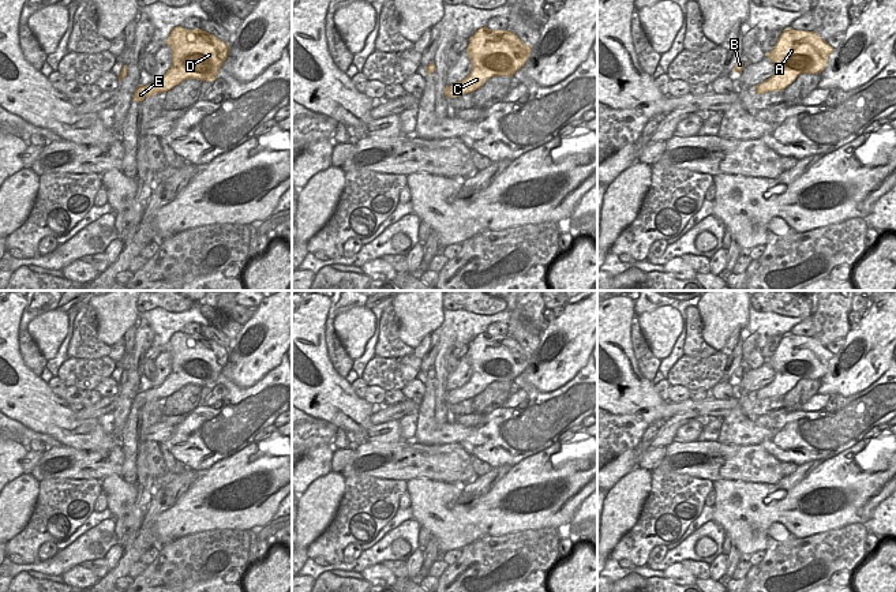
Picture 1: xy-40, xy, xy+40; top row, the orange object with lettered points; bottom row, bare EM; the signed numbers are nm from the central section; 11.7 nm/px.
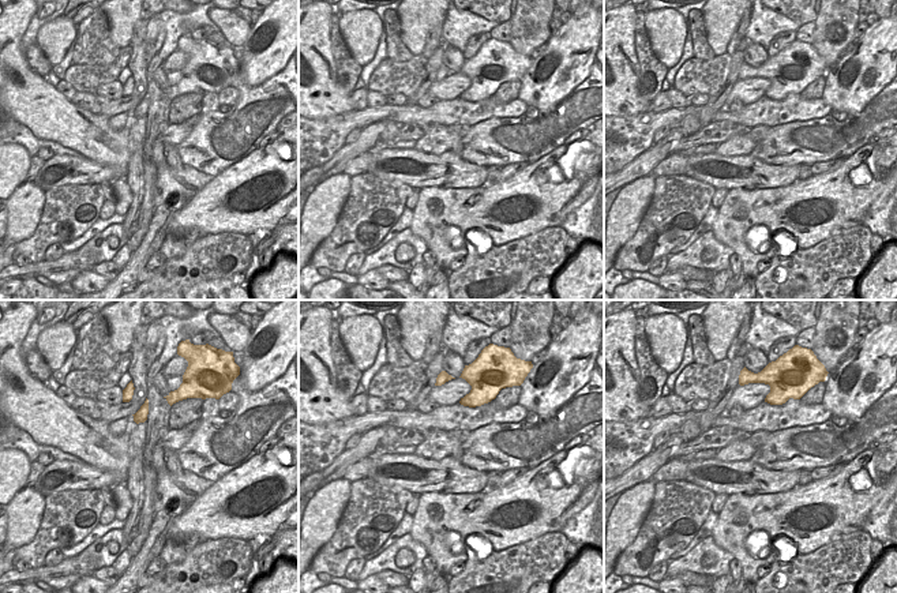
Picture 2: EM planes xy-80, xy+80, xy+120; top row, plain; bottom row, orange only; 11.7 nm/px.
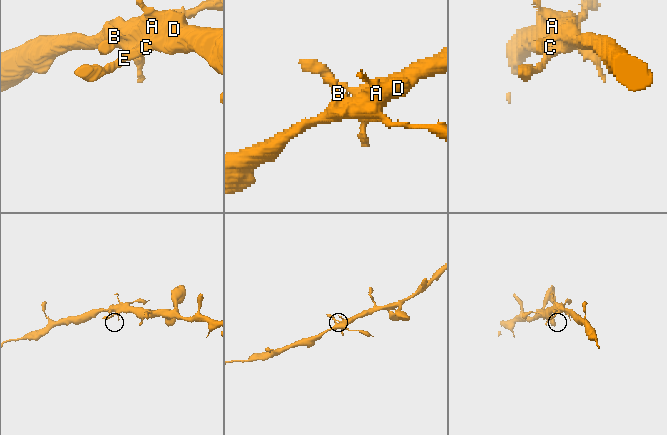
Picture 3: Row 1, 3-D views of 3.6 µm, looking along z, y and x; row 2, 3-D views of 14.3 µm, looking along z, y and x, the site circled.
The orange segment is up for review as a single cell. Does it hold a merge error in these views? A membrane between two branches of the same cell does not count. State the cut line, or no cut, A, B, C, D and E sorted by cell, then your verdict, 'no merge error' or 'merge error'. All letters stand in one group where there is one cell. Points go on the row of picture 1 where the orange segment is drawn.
cut none; groups A B C D E; no merge error

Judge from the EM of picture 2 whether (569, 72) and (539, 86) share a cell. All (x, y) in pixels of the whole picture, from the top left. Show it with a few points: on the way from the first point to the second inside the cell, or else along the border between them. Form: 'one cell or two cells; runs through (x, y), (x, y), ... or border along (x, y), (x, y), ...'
one cell; runs through (562, 72), (556, 72), (545, 83)

